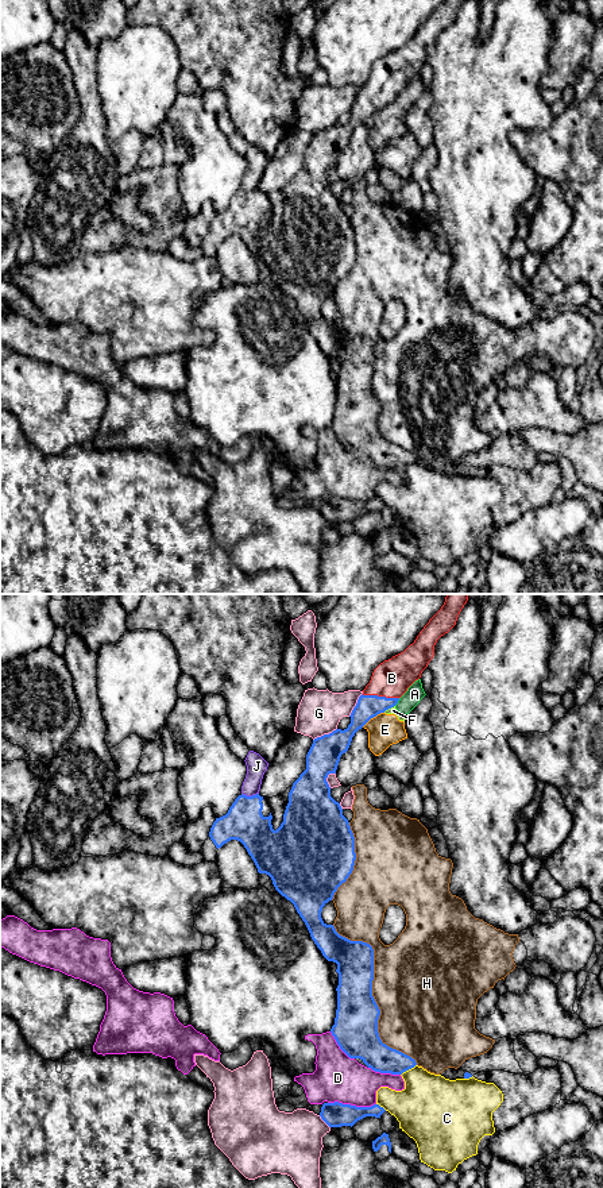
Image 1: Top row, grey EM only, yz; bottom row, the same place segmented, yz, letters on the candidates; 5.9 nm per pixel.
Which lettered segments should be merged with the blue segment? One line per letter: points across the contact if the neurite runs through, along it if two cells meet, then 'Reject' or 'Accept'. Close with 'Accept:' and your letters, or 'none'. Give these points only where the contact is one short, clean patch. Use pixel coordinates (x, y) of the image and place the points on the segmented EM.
A: Boundary: yz (399, 698), (394, 705). Reject
B: Path across: yz (368, 706), (381, 697), (391, 678). Accept
C: Reject
D: Reject
E: Reject
F: Boundary: yz (394, 705), (383, 712). Reject
G: Reject
H: Reject
J: Reject
Accept: B

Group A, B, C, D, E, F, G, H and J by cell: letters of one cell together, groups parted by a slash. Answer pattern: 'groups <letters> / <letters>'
groups A E F / B / C / D / G / H / J

